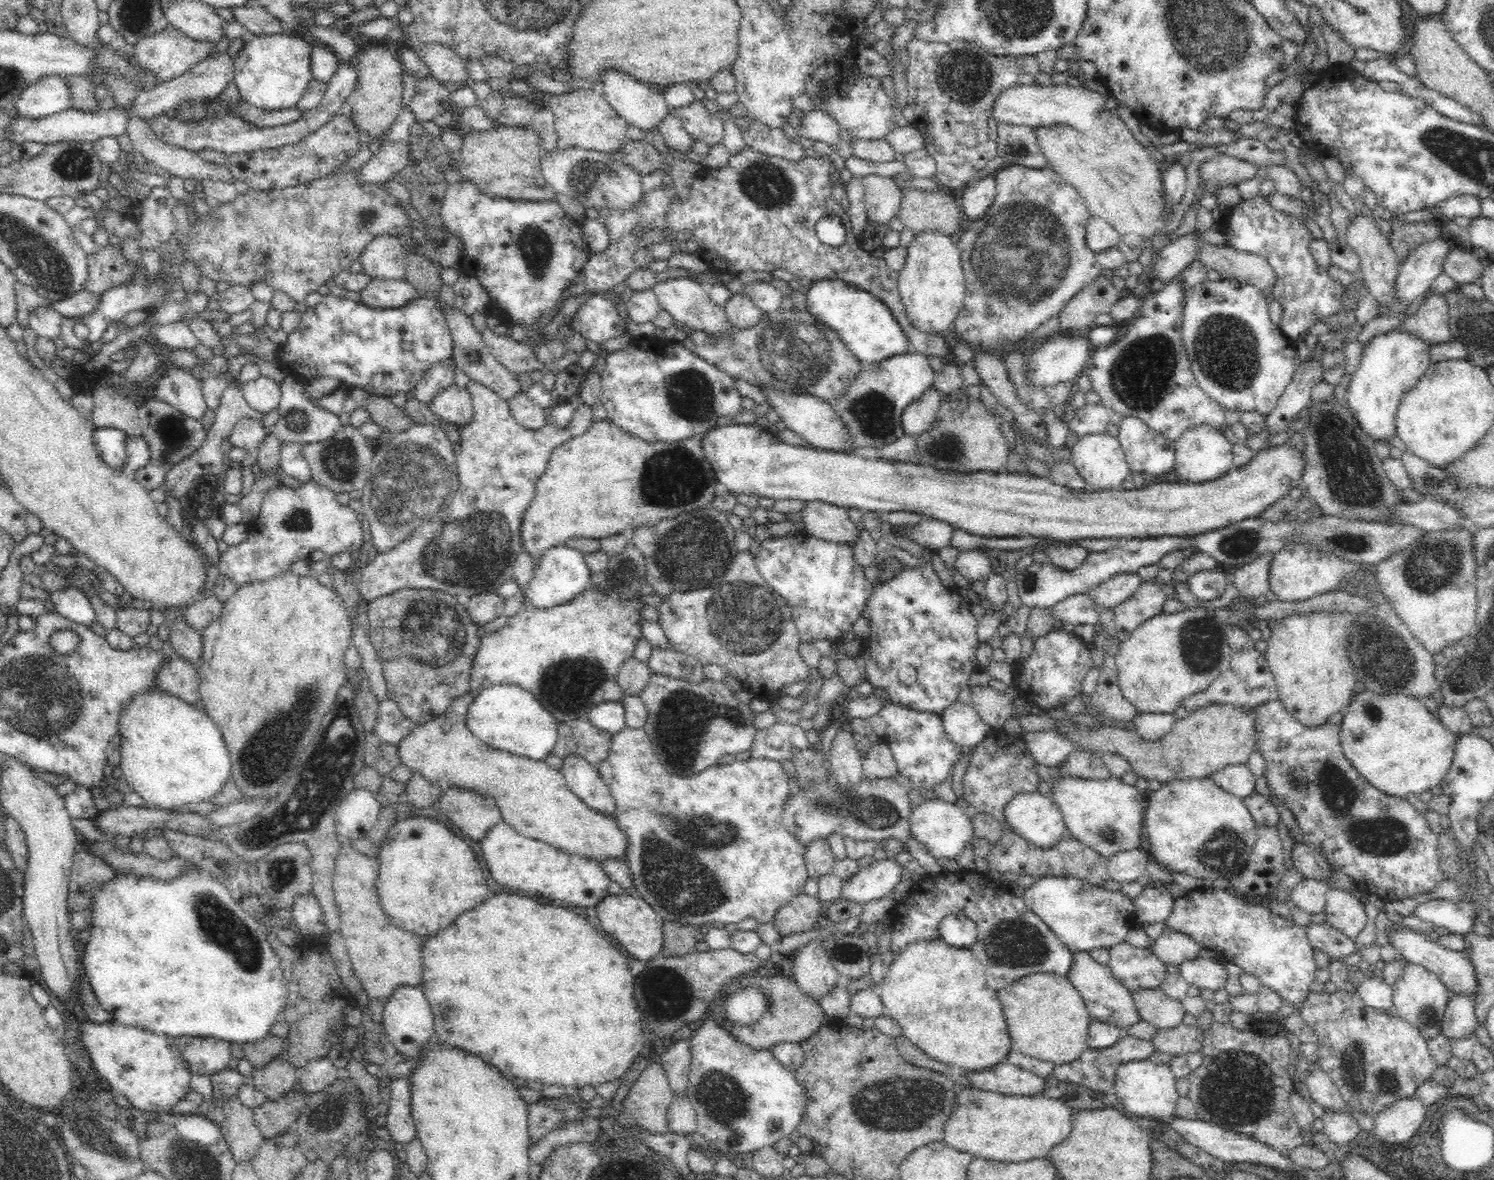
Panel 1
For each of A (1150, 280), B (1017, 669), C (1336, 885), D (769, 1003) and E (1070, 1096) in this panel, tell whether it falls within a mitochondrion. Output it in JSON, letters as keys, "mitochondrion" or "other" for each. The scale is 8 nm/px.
{"A":"other","B":"other","C":"other","D":"other","E":"other"}

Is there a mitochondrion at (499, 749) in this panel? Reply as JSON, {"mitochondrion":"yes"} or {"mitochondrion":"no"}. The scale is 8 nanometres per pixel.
{"mitochondrion":"no"}

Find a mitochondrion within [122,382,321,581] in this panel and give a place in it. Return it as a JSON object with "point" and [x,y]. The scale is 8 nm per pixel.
{"point":[171,430]}

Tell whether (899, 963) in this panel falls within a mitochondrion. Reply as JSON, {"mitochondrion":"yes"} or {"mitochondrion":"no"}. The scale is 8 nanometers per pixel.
{"mitochondrion":"no"}

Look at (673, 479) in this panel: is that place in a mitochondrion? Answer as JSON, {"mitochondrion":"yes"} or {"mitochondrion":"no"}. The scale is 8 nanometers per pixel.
{"mitochondrion":"yes"}

